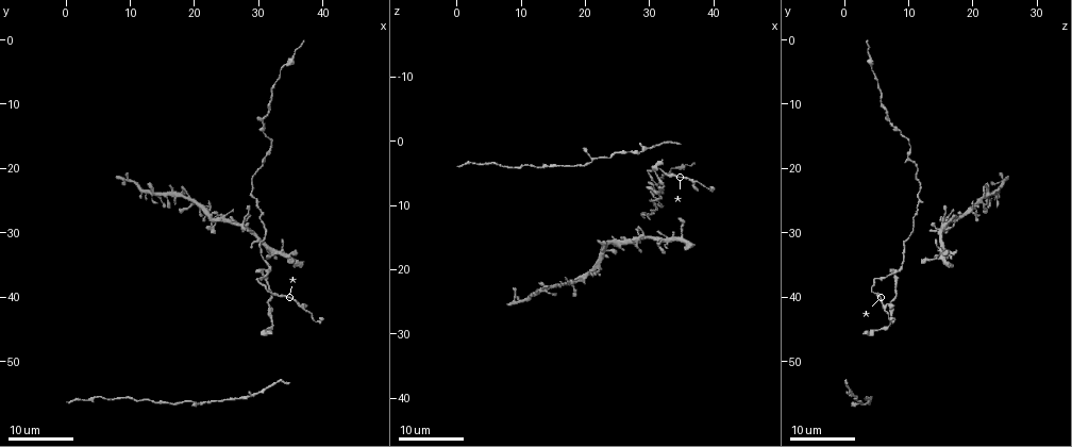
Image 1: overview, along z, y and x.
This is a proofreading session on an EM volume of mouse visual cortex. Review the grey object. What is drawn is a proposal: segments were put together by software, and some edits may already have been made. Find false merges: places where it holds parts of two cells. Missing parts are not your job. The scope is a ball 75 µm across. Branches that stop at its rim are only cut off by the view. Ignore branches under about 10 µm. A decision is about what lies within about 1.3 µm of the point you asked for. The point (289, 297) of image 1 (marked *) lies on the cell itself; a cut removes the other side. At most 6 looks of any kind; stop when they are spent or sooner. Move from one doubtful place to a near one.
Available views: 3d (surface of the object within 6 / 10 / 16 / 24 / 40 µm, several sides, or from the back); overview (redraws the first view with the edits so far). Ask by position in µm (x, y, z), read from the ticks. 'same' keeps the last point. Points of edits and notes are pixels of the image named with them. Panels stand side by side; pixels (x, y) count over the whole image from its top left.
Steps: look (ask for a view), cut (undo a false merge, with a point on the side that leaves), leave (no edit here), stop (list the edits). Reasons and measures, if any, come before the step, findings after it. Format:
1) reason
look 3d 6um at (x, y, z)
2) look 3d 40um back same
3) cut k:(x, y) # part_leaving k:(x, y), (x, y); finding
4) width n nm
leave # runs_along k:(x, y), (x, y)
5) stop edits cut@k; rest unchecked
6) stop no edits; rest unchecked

three-way junction
look 3d 16um at (30.5, 13.0, 7.0)

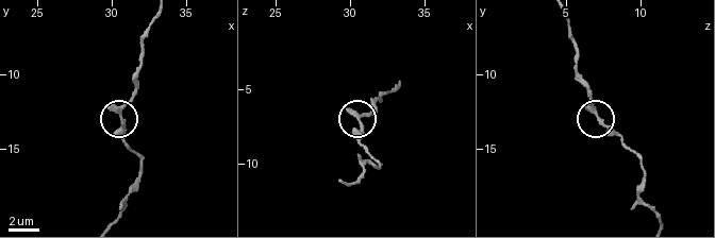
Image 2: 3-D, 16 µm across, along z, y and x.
zoom in
look 3d 10um at (30.6, 12.4, 7.0)

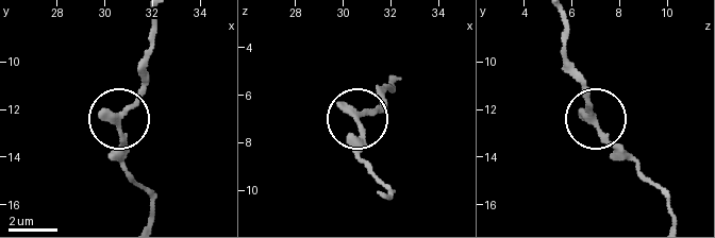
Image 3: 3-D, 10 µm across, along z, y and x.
leave # runs_along 3:(148, 217), (150, 198), (121, 155), (121, 119), (146, 72); continuous, no second cell

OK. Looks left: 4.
looks like a crossing
look 3d 16um at (28.5, 30.0, 15.0)

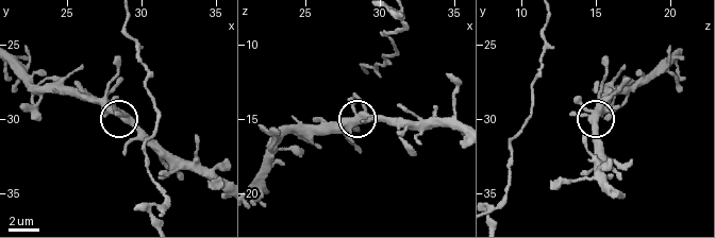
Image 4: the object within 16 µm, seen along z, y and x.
closer look
look 3d 6um at (28.4, 29.8, 15.2)

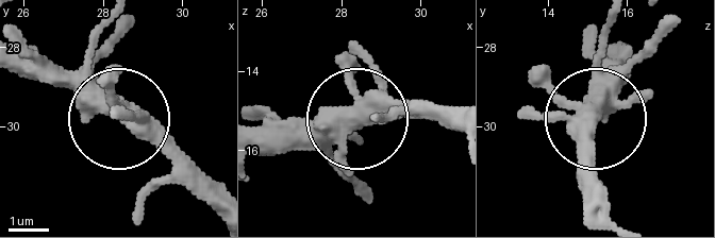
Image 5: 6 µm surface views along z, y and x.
arms 5
leave # all the same cell

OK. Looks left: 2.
stop no edits; rest unchecked

